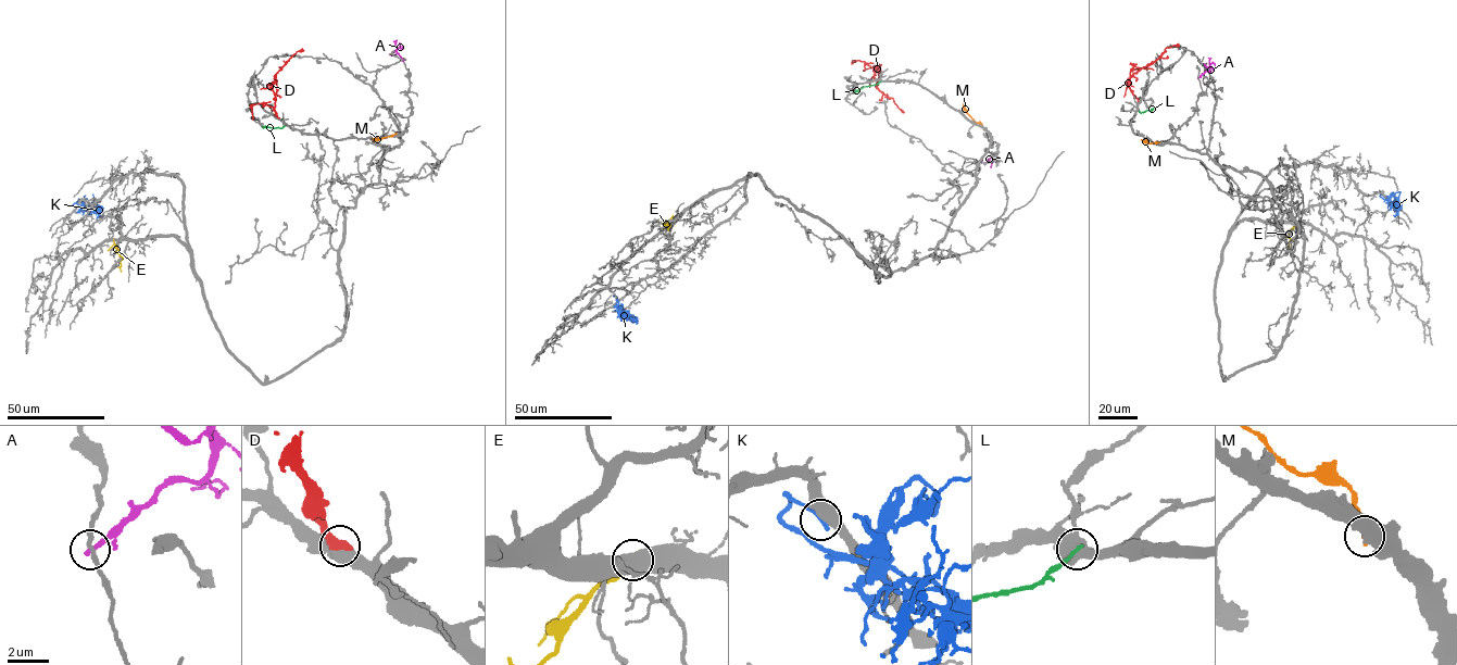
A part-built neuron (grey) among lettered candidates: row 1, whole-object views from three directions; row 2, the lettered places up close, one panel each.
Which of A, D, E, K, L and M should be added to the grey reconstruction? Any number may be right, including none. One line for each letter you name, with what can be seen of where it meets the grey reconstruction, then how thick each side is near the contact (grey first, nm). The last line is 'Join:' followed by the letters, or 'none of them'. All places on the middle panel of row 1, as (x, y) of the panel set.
D: Touches grey at (876, 79). Thickness 440 nm (grey) against 500 nm
Join: D

